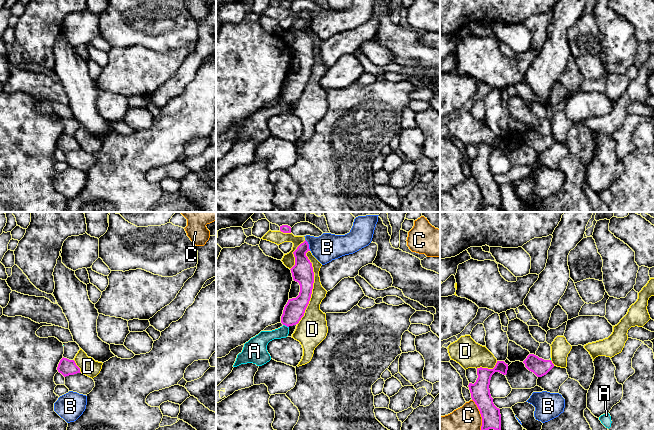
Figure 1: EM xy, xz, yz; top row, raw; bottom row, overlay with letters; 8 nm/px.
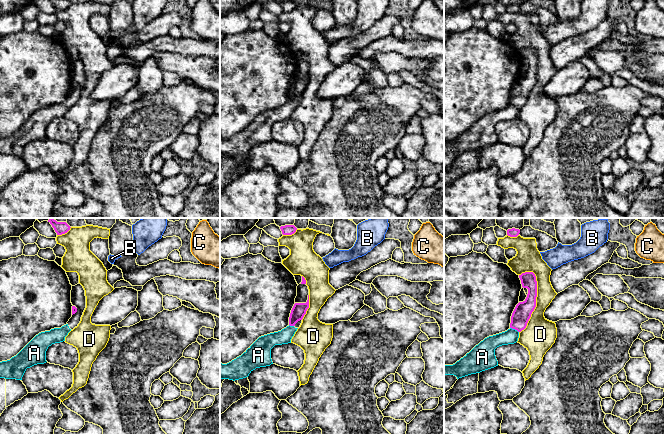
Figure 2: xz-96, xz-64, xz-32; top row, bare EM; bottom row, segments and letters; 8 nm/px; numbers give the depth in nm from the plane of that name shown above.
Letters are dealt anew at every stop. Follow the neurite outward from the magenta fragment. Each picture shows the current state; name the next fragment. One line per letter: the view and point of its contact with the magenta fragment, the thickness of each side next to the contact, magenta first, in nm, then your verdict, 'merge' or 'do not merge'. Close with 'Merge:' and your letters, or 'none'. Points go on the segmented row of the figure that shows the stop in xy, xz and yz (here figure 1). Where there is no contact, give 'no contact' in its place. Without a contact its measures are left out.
A: meets magenta in xz at (286, 325); 170 nm thick on the magenta side, 120 nm on the other; do not merge
B: meets magenta in xz at (308, 245); 180 nm thick on the magenta side, 220 nm on the other; do not merge
C: meets magenta in yz at (480, 413); 160 nm thick on the magenta side, 200 nm on the other; do not merge
D: meets magenta in xz at (312, 287); 180 nm thick on the magenta side, 170 nm on the other; do not merge
Merge: none

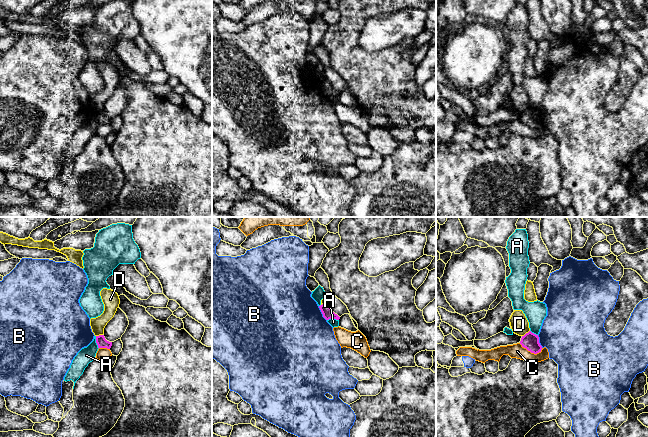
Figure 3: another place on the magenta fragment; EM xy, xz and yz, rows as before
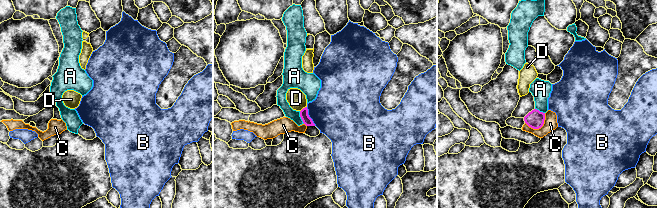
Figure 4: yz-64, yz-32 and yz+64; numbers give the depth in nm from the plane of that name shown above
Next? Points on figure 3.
A: meets magenta in xy at (96, 342); 80 nm thick on the magenta side, 130 nm on the other; do not merge
B: meets magenta in xz at (322, 313); 90 nm thick on the magenta side, 500 nm on the other; do not merge
C: meets magenta in yz at (531, 352); 140 nm thick on the magenta side, 110 nm on the other; do not merge
D: meets magenta in yz at (526, 333); 140 nm thick on the magenta side, 150 nm on the other; do not merge
Merge: none

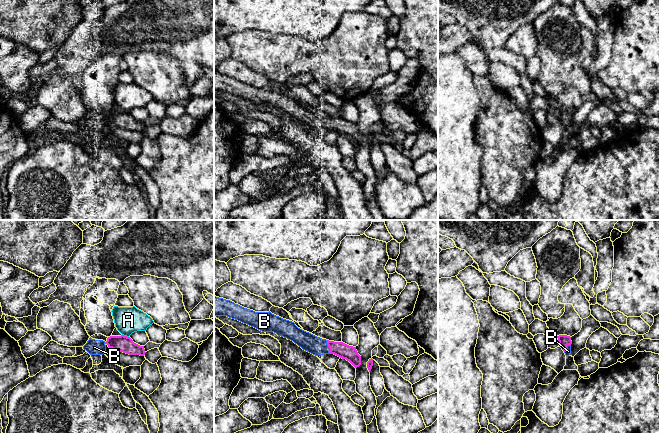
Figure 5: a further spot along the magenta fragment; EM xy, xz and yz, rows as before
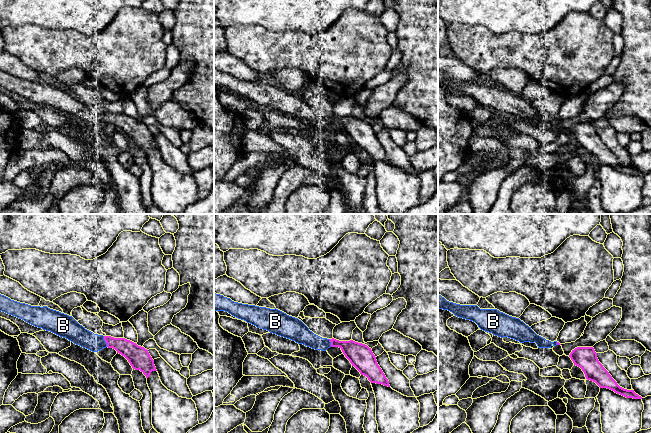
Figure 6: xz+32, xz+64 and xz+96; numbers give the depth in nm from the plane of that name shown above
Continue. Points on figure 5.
A: meets magenta in xy at (125, 336); 130 nm thick on the magenta side, 220 nm on the other; do not merge
B: meets magenta in xz at (328, 346); 120 nm thick on the magenta side, 150 nm on the other; merge
Merge: B

